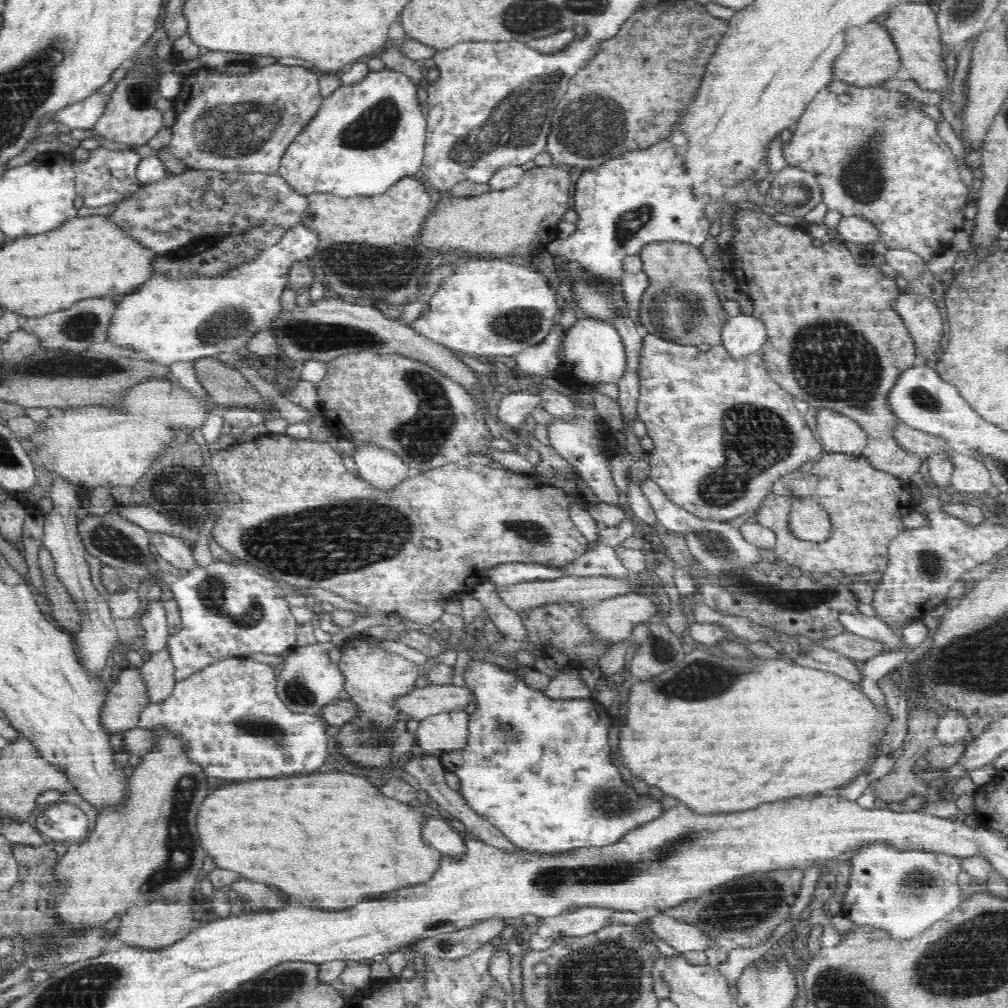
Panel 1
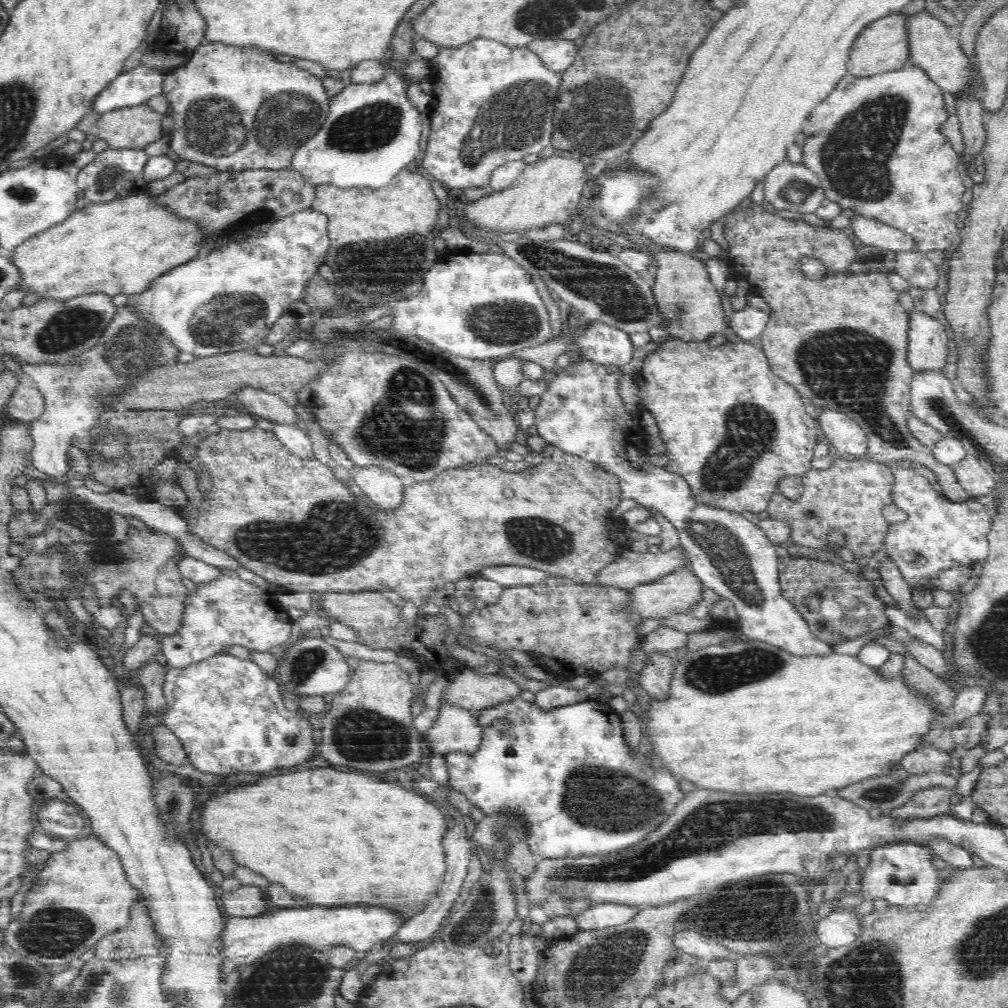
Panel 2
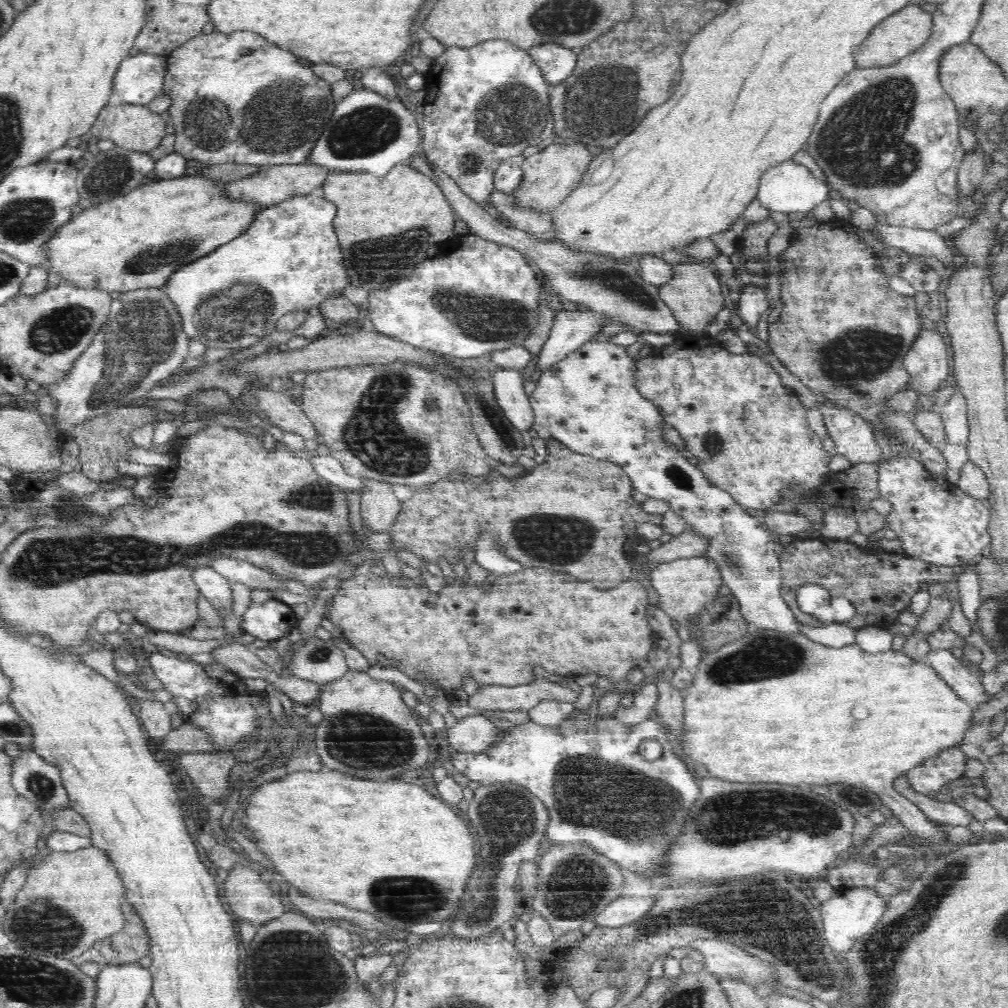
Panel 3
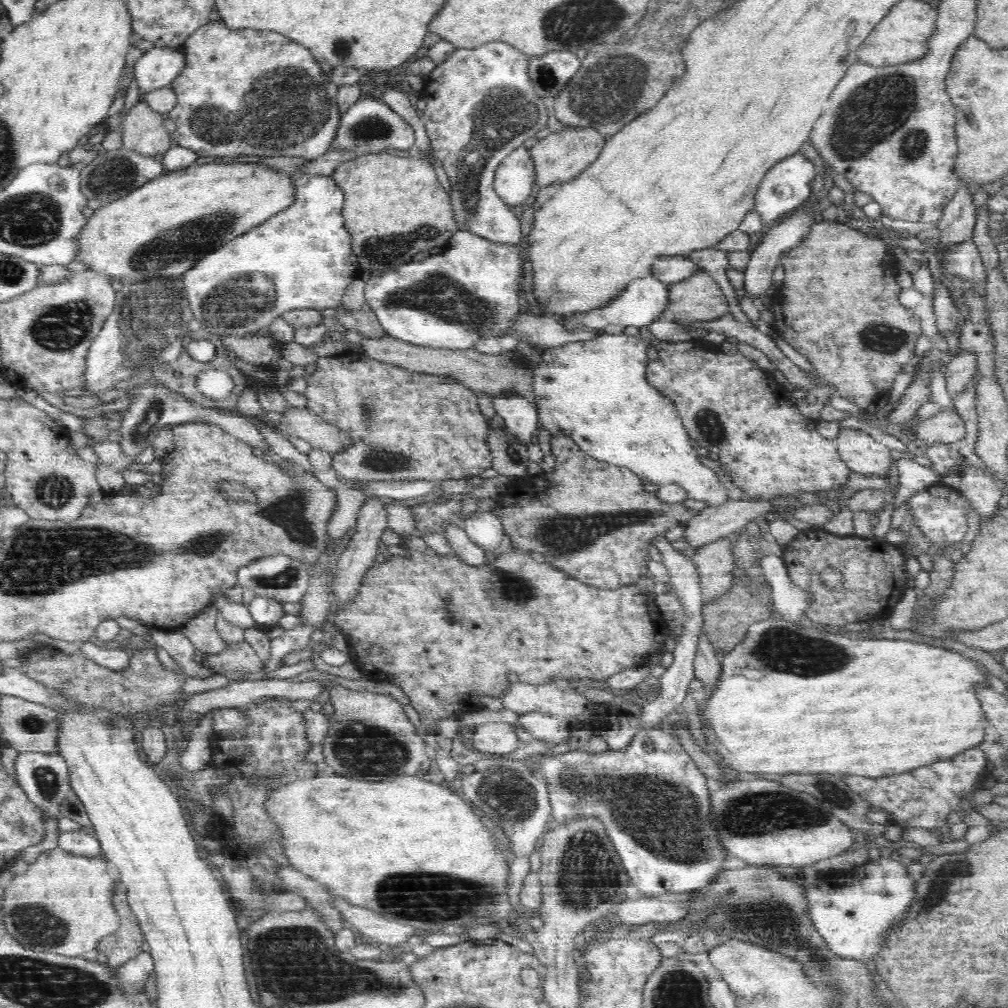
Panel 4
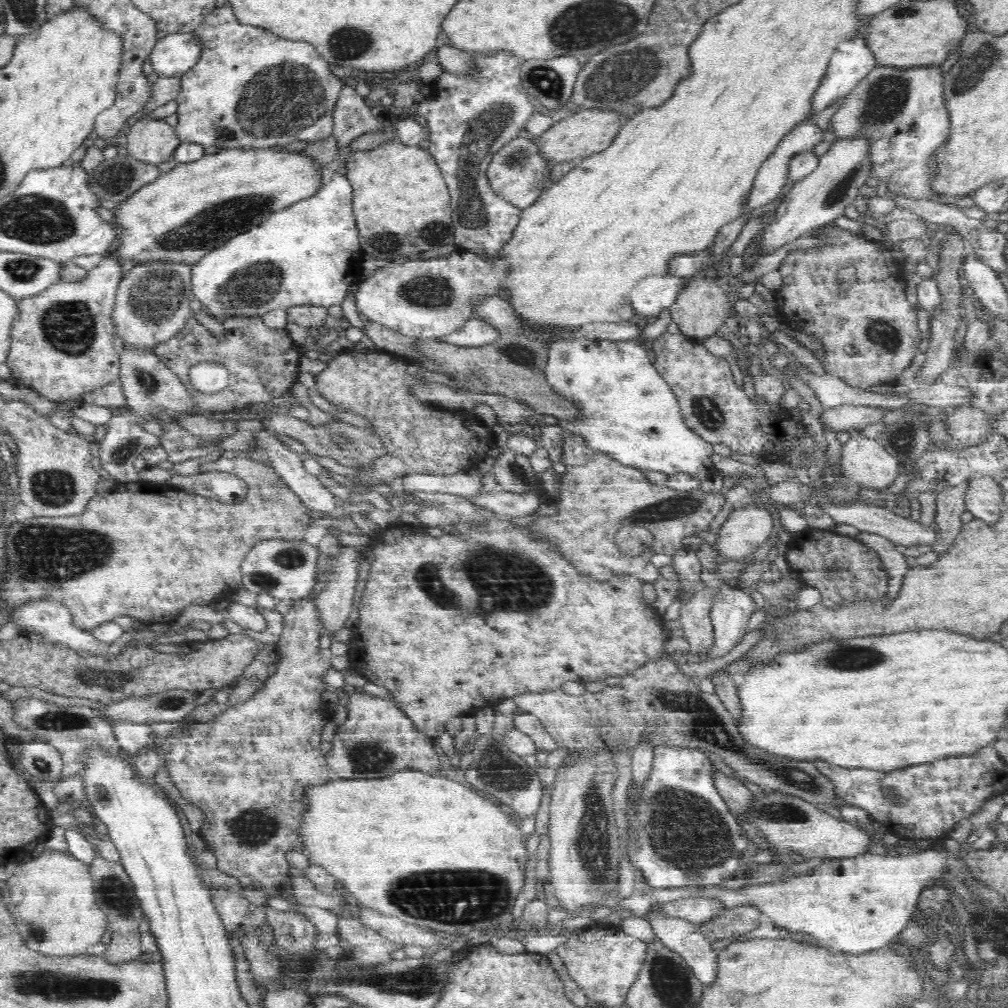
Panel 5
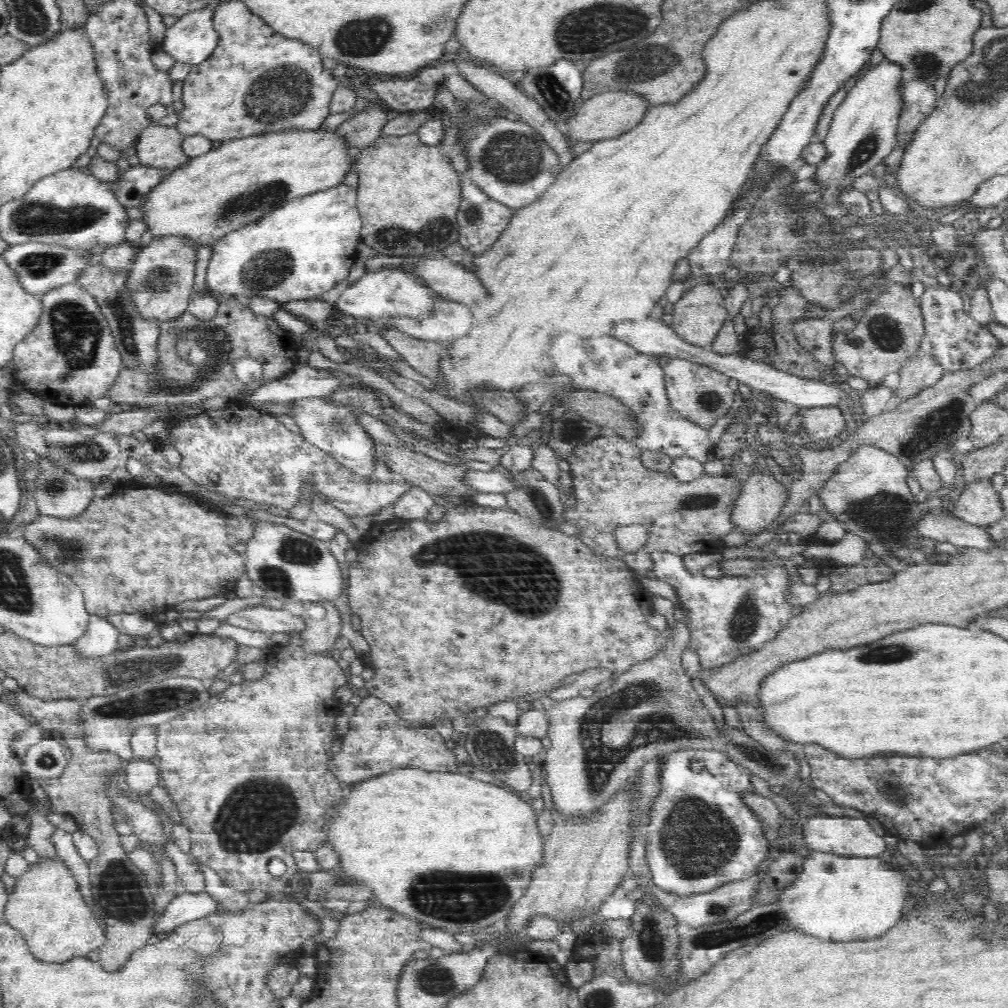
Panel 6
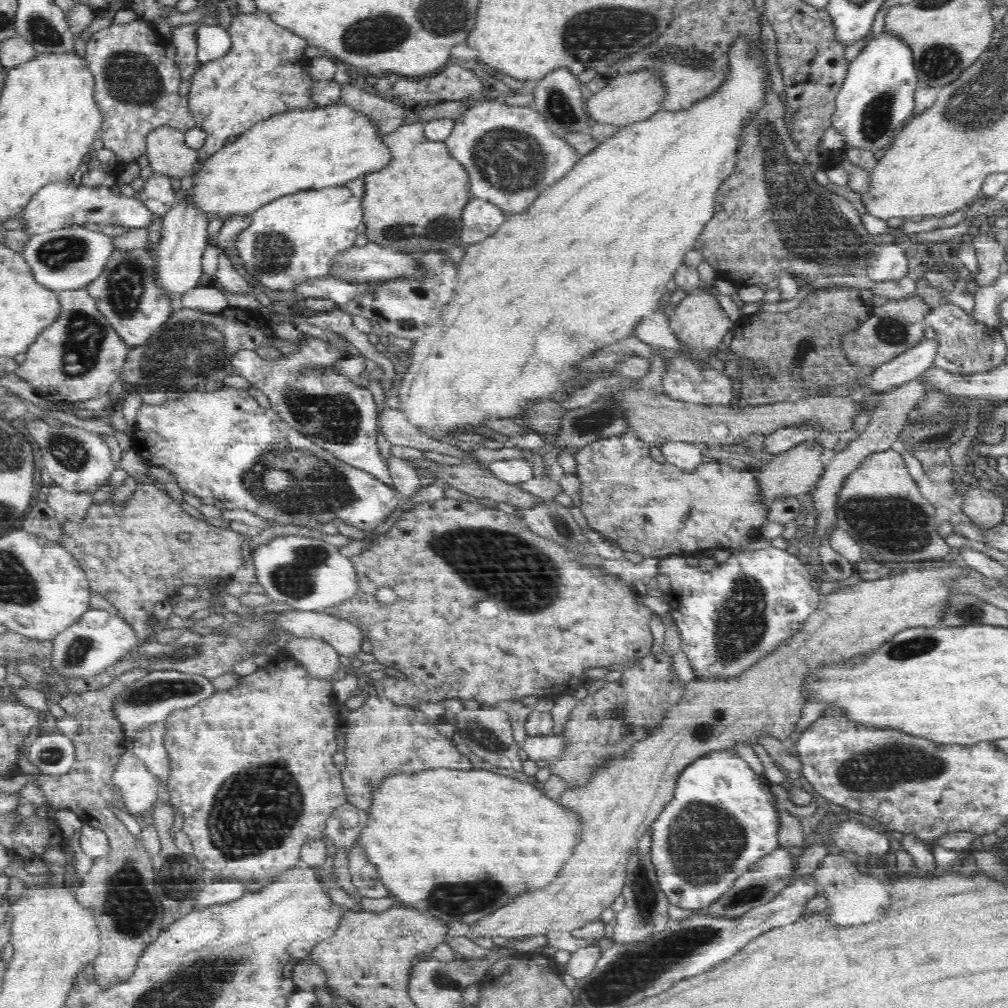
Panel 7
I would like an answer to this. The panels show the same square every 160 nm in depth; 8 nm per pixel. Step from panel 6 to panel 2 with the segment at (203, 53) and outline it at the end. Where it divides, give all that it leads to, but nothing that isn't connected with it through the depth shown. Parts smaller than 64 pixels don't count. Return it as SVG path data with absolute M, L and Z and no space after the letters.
M142 66L122 72L95 98L91 112L102 114L125 106L146 103L153 96L163 94L164 78L164 72Z

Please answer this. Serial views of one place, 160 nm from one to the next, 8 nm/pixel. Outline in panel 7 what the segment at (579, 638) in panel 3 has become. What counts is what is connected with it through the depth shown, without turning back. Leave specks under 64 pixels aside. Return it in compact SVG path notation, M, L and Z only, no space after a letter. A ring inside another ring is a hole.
M442 499L437 502L422 502L412 506L410 511L404 511L399 520L395 522L385 533L372 536L372 544L360 552L358 556L352 556L356 574L359 579L359 590L354 596L328 610L328 614L338 618L348 618L348 623L356 624L366 634L372 646L371 653L377 662L386 667L396 668L407 676L407 681L416 685L416 696L412 698L392 699L406 706L415 706L418 709L420 702L444 702L444 700L476 700L480 704L494 706L502 700L522 701L525 696L544 696L540 690L554 688L554 686L574 685L584 677L584 671L589 668L607 667L610 664L632 662L650 655L654 638L650 632L649 621L653 612L642 603L640 594L630 588L630 584L620 581L618 578L607 578L603 570L593 568L594 565L579 564L574 553L564 549L556 542L546 541L530 530L522 519L506 514L498 509L486 508L472 502L462 502L458 499ZM382 586L389 586L396 592L398 598L392 604L382 604L376 599L376 590ZM482 602L490 602L498 607L498 614L477 614L478 608L484 608ZM434 694L452 694L452 696L464 696L464 698L432 698Z

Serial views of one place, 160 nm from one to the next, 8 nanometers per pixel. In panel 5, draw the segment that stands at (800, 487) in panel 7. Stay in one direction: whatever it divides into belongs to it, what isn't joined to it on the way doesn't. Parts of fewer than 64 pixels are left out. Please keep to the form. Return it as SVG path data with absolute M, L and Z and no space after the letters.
M744 502L722 524L713 552L724 561L747 558L769 538L774 527L769 508Z

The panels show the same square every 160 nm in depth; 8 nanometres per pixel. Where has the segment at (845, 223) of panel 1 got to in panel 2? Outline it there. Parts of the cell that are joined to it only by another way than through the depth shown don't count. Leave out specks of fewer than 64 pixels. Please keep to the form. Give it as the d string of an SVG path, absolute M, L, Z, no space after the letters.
M854 215L849 228L862 244L868 246L877 246L896 253L919 250L918 241L914 235L907 234L904 230L898 230L876 219Z

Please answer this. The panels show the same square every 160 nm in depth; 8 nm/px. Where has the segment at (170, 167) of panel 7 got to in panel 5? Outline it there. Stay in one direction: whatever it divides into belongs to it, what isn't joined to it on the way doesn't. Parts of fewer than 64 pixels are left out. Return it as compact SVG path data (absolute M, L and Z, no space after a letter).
M141 116L129 129L127 154L142 162L157 165L171 160L180 144L175 128L164 119Z

